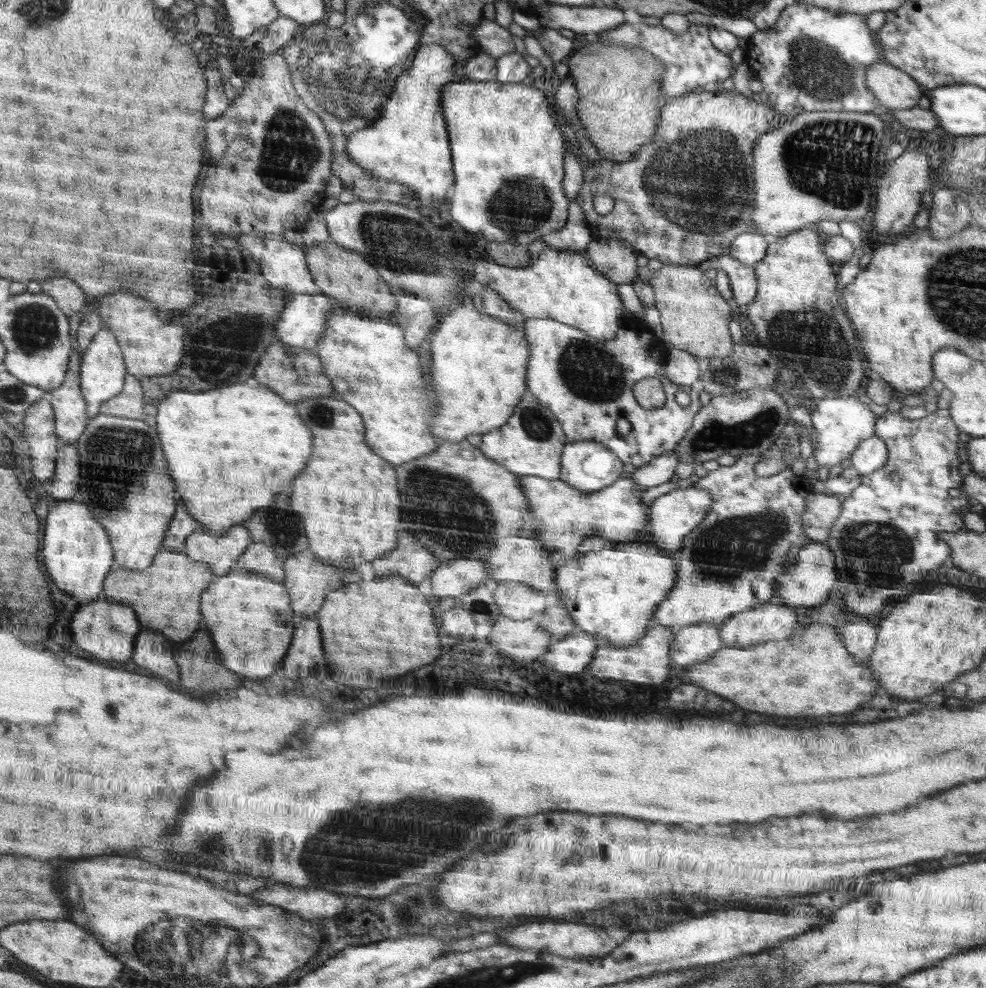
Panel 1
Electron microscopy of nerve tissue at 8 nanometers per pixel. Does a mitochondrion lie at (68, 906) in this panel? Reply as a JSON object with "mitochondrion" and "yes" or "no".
{"mitochondrion":"no"}

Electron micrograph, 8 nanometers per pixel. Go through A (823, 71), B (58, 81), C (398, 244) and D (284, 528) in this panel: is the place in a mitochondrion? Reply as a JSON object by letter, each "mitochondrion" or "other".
{"A":"mitochondrion","B":"other","C":"mitochondrion","D":"mitochondrion"}

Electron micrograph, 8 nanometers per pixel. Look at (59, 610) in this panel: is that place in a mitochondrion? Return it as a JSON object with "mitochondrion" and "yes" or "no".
{"mitochondrion":"no"}

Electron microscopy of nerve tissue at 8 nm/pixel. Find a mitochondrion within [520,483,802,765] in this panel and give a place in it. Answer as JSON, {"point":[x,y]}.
{"point":[722,552]}

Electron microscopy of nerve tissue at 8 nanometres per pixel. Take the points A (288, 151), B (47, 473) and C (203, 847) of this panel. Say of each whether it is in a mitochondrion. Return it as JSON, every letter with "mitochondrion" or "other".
{"A":"mitochondrion","B":"other","C":"mitochondrion"}

